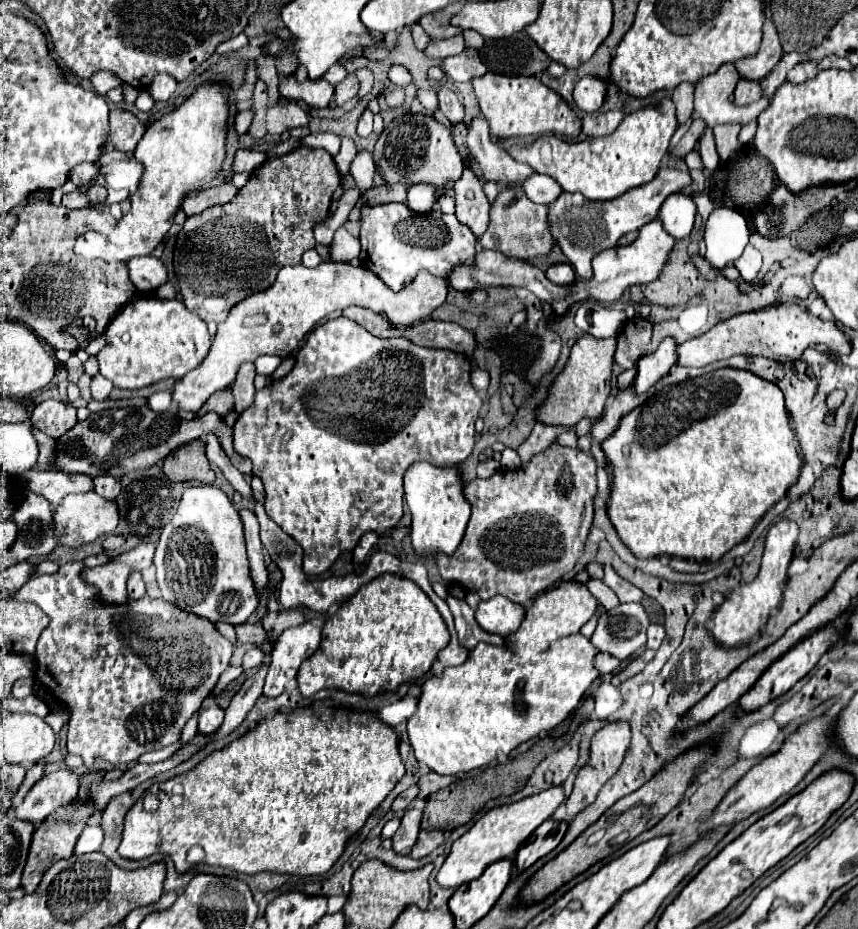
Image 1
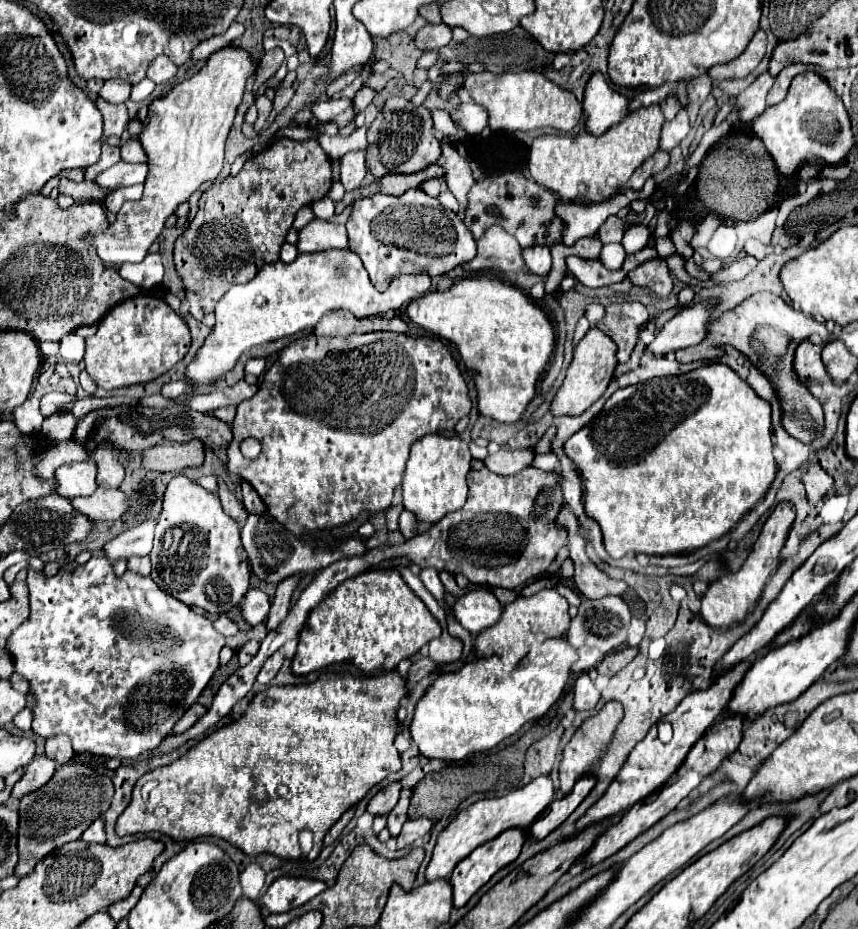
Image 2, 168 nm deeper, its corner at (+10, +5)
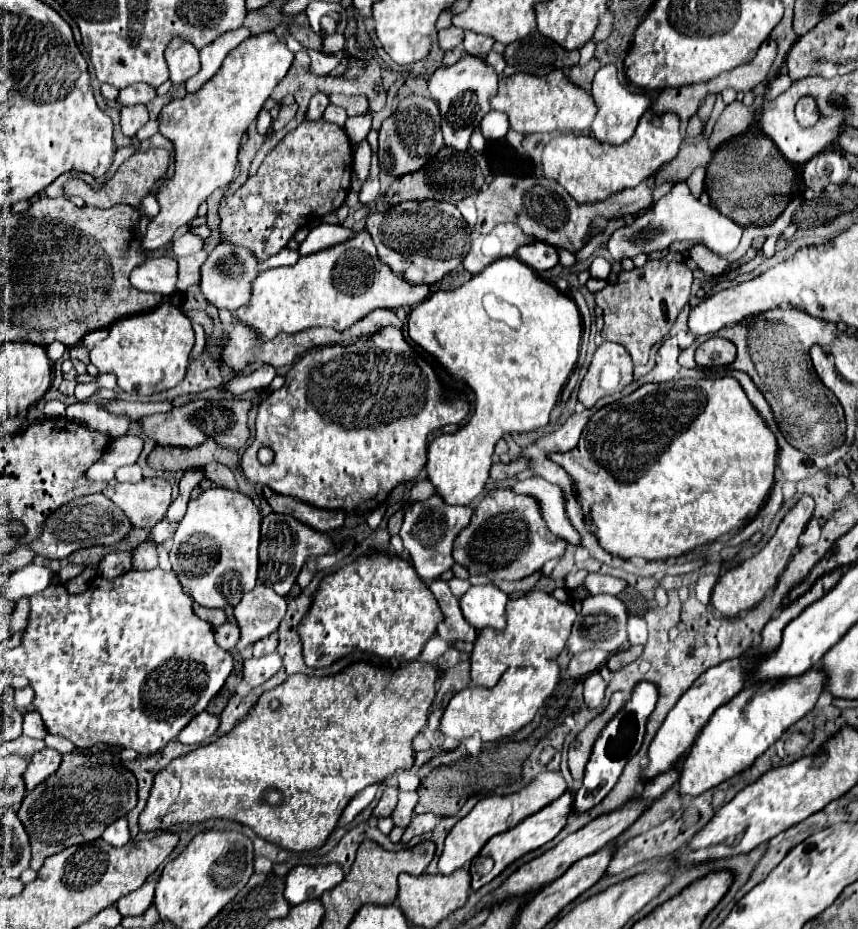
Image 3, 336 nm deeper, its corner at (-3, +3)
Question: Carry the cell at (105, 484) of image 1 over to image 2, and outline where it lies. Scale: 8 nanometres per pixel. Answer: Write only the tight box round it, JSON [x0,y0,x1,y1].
[94,447,126,487]

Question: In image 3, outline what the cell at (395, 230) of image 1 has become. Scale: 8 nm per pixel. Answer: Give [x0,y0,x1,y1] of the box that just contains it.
[367,201,469,285]

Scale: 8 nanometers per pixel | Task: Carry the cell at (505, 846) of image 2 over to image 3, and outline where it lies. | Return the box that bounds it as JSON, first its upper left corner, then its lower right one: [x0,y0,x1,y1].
[471,789,573,891]

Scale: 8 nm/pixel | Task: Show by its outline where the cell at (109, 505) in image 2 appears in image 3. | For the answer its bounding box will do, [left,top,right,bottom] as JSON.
[113,477,171,529]

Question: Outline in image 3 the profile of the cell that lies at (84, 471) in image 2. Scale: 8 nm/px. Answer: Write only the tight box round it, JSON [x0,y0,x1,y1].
[87,435,143,483]

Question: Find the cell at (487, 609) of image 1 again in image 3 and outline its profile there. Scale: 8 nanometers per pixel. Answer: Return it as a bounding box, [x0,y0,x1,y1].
[459,585,507,629]

